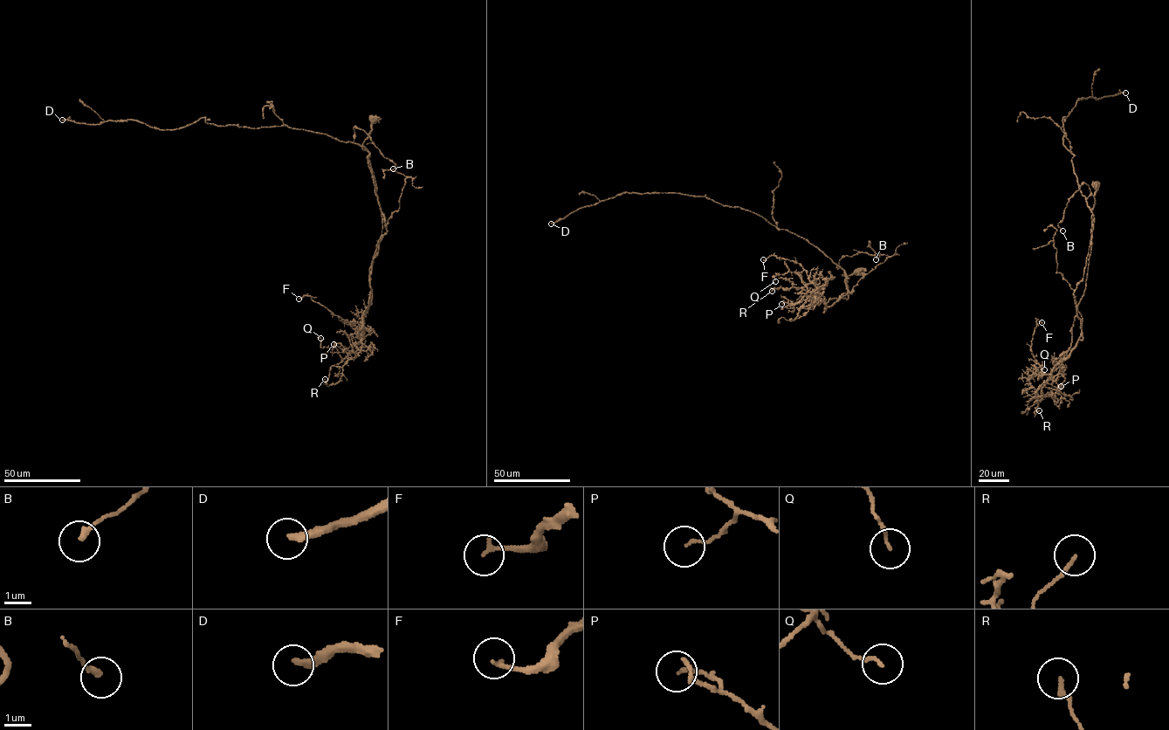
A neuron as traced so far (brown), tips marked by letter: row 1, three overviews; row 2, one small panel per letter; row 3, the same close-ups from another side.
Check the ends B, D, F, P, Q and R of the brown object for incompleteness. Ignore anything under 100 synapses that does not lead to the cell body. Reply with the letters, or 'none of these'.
D

